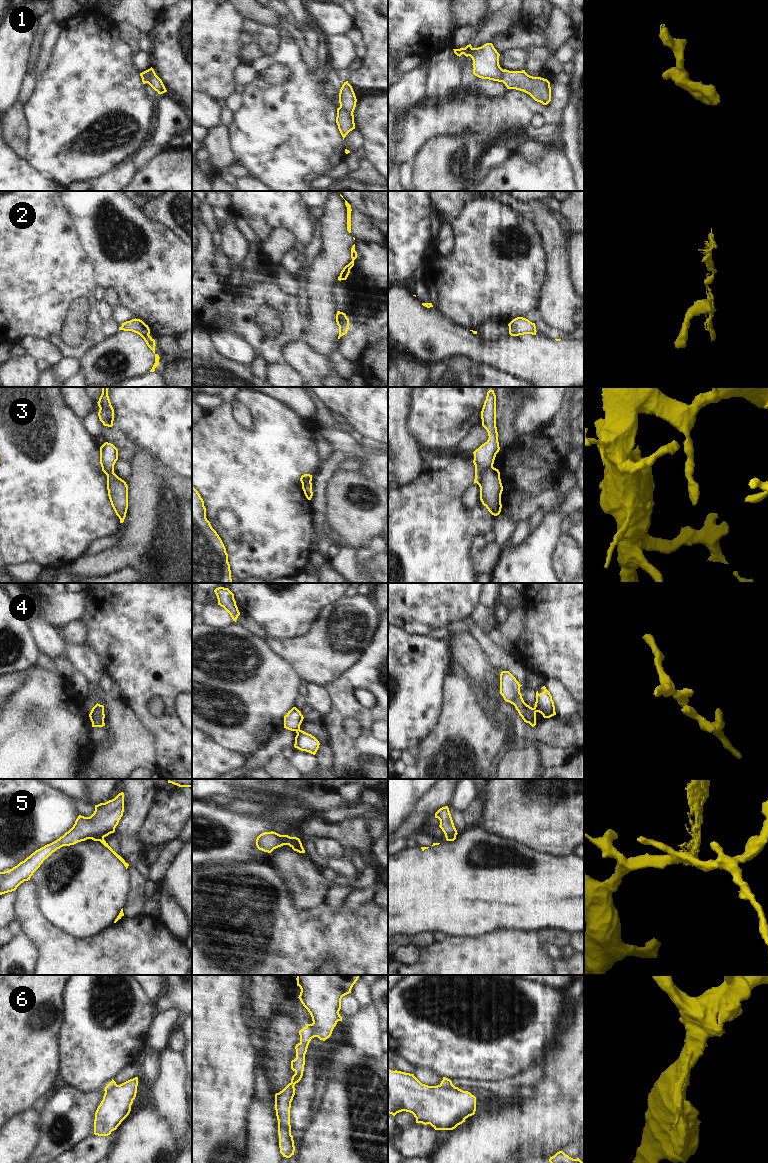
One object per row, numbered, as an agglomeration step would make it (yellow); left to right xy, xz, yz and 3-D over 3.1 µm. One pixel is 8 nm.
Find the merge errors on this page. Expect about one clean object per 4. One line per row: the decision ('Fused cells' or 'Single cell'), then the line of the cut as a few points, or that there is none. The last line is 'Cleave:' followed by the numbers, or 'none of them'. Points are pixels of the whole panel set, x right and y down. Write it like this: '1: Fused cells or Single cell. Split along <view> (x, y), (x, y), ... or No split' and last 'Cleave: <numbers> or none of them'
1: Fused cells. Split along xy (155, 73), (148, 77), (147, 82)
2: Fused cells. Split along xz (346, 316), (336, 320)
3: Fused cells. Split along yz (492, 465), (482, 475), (479, 485)
4: Fused cells. Split along yz (534, 707), (536, 711)
5: Fused cells. Split along xz (299, 840), (295, 840), (292, 837), (287, 844)
6: Fused cells. Split along yz (440, 1084), (446, 1087), (454, 1087)
Cleave: 1, 2, 3, 4, 5, 6.

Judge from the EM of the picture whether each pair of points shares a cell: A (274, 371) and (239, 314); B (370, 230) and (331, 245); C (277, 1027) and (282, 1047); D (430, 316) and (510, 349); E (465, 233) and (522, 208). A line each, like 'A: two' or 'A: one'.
A: two
B: two
C: one
D: one
E: two

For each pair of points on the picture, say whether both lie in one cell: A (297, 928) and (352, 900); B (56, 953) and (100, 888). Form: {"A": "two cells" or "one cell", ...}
{"A": "two cells", "B": "two cells"}

